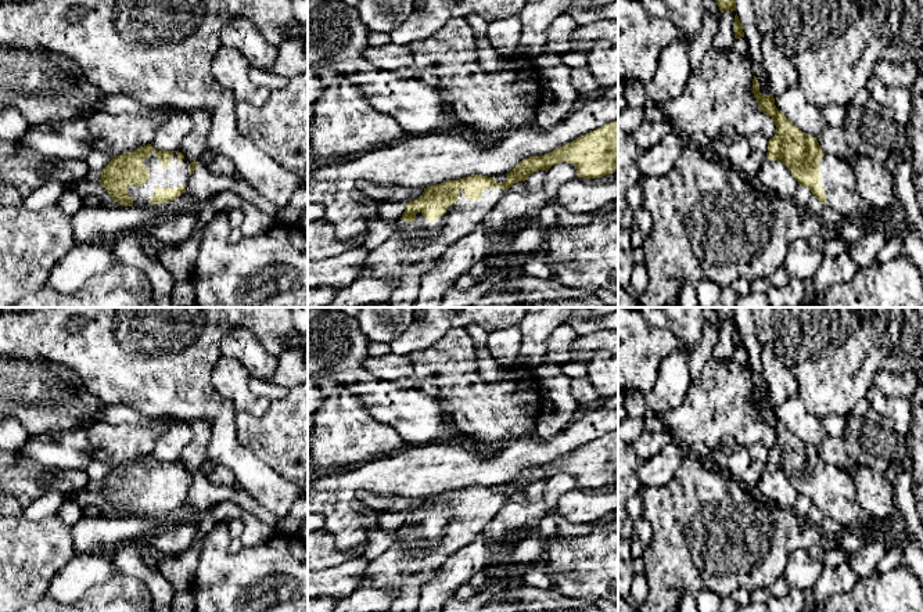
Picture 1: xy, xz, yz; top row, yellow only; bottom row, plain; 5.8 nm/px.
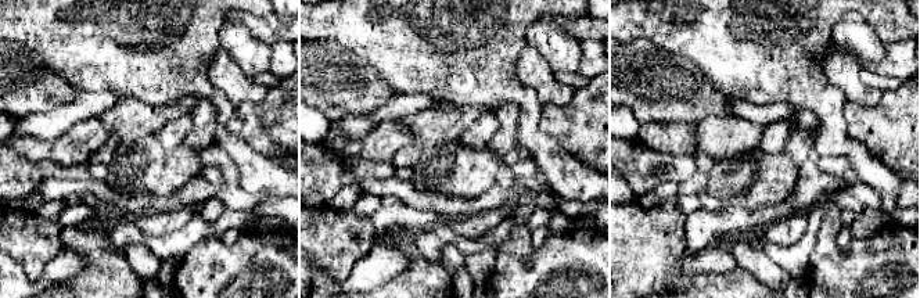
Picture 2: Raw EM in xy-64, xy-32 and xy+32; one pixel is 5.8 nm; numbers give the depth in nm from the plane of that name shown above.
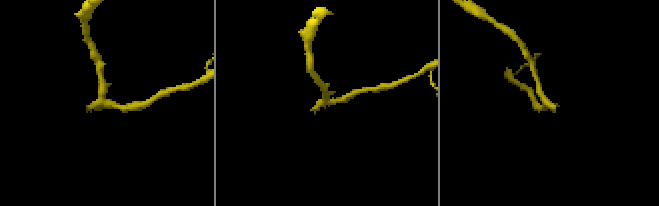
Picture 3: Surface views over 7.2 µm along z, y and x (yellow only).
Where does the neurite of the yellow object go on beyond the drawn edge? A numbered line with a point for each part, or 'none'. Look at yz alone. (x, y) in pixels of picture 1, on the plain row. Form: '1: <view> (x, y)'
1: yz (837, 488)

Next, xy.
1: xy (175, 485)

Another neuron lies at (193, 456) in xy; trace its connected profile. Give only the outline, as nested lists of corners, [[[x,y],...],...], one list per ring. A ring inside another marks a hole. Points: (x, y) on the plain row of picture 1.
[[[188,420],[186,424],[191,431],[193,438],[183,447],[177,461],[182,462],[188,472],[201,472],[202,467],[206,464],[212,428],[205,420]]]

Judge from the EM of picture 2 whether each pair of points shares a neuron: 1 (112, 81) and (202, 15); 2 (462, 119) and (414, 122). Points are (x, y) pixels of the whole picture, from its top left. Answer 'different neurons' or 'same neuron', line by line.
1: same neuron
2: same neuron

